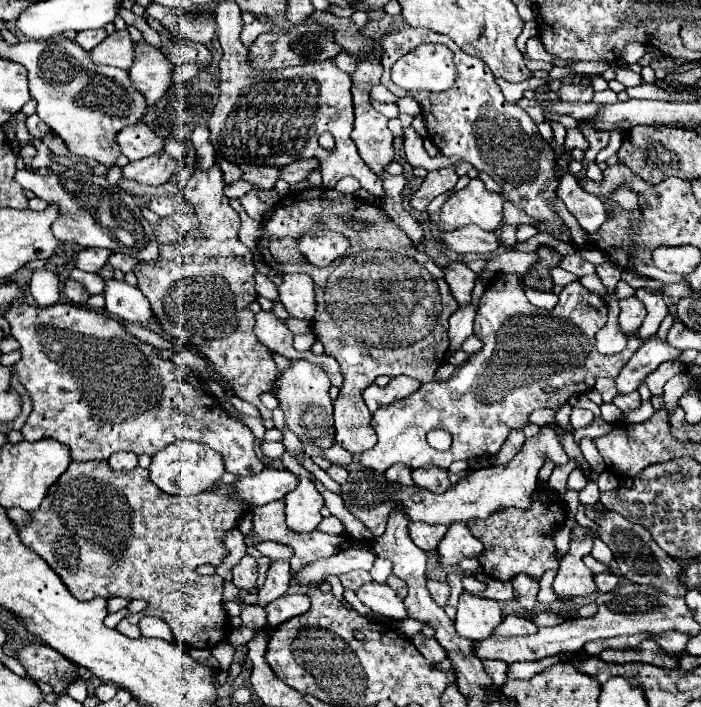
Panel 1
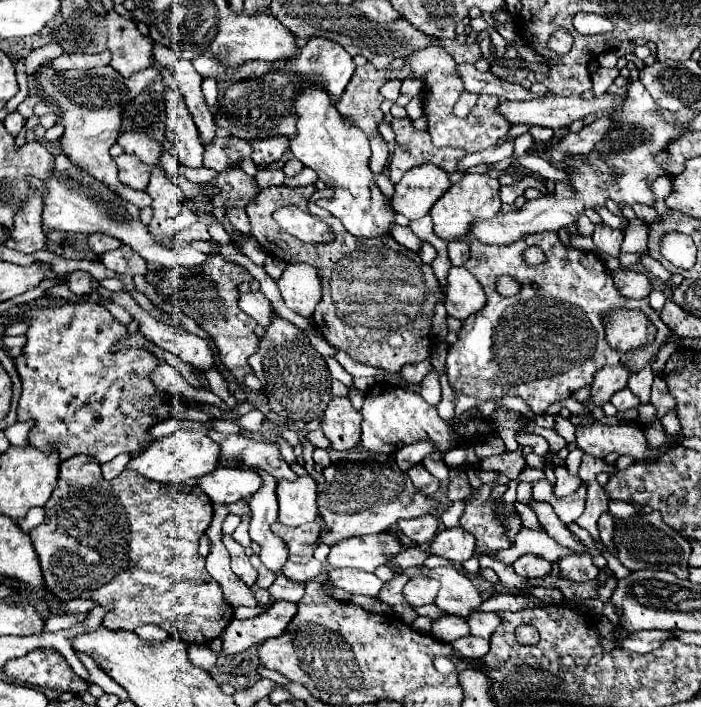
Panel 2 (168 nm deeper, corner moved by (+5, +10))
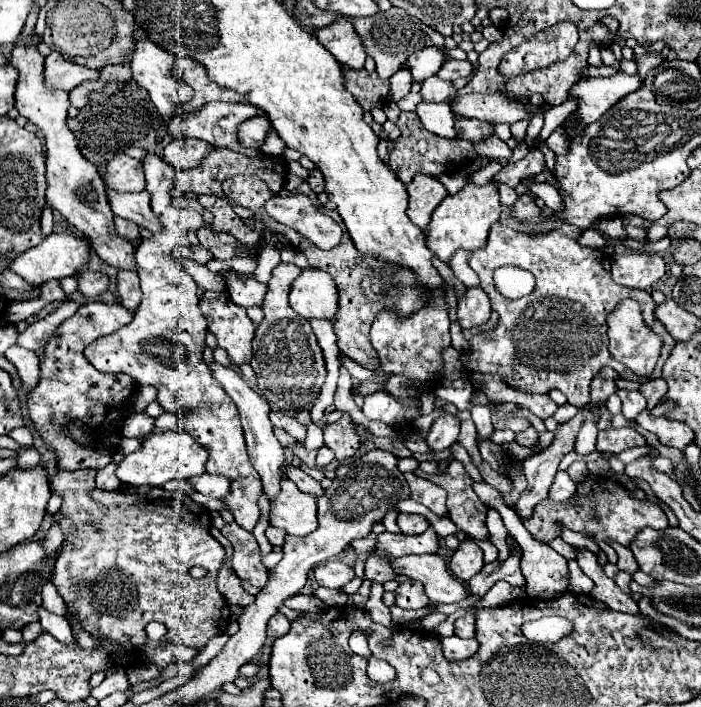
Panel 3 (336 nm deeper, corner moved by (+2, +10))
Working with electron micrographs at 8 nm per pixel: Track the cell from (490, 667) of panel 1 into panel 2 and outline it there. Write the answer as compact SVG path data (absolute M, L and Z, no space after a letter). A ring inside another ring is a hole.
M465 636L465 638L457 638L455 642L451 642L451 646L459 650L463 658L483 658L489 650L489 640Z

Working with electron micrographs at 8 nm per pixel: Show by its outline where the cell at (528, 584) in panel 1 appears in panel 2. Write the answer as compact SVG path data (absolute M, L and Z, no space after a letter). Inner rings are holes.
M533 554L521 556L521 558L513 564L515 572L517 572L519 576L523 576L523 578L545 576L545 574L551 572L551 566L553 566L551 562L547 562L547 560L543 560L543 558L537 558L537 556L533 556Z

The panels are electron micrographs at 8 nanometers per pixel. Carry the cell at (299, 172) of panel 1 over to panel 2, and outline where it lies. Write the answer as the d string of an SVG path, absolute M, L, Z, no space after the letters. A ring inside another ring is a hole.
M269 138L269 140L263 140L263 142L251 142L253 146L253 162L255 164L261 164L261 166L267 166L275 160L281 160L283 154L289 150L289 142L287 138Z

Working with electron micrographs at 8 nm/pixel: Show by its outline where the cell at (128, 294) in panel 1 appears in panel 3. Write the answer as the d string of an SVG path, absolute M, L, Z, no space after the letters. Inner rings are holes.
M212 364L210 366L214 378L218 378L218 382L222 382L222 388L226 388L226 392L230 394L230 398L234 398L236 406L238 406L238 412L240 412L240 422L242 422L242 428L244 428L244 436L246 436L246 446L248 446L248 456L250 456L250 462L252 466L258 470L260 478L262 478L262 488L264 492L268 494L268 498L272 500L274 494L278 494L278 486L280 486L280 466L284 462L284 448L280 446L278 438L274 436L272 432L272 422L268 418L270 414L270 404L260 396L256 394L242 378L236 370L232 368L226 368L226 366L220 366L220 364Z

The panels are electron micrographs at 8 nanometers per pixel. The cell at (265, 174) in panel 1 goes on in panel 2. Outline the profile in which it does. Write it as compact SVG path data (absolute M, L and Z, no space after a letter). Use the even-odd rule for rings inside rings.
M217 130L217 138L211 146L205 148L205 156L203 156L203 164L211 170L225 170L229 166L237 166L241 160L251 158L251 144L243 142L239 138L231 138L225 136L223 130Z

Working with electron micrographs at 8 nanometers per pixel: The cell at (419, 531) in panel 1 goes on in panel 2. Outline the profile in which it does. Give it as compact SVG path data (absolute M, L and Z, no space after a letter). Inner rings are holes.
M427 516L427 518L413 518L413 520L403 520L399 522L399 530L411 538L415 544L427 544L435 538L437 530L439 530L439 522L435 516Z

